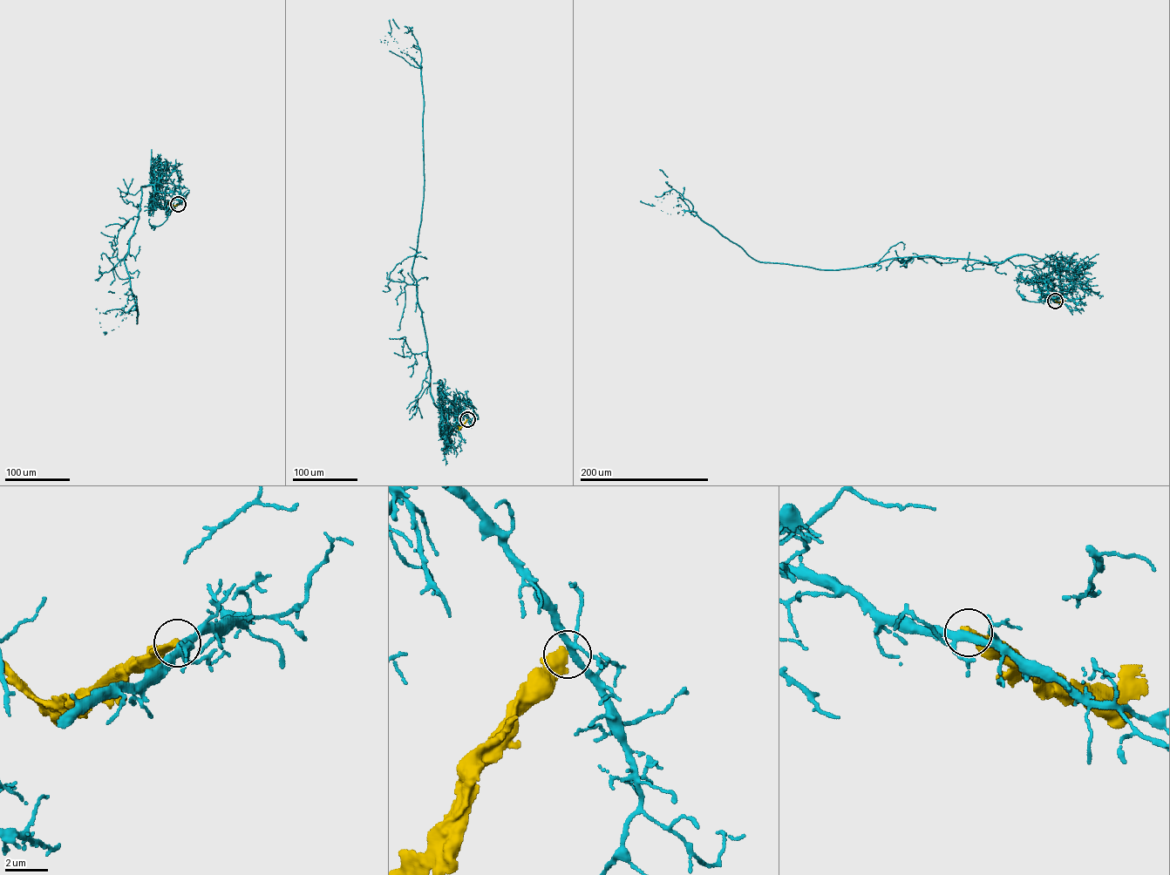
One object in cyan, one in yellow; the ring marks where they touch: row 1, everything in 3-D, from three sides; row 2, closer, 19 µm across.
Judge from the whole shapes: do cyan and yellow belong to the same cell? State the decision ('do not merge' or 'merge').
do not merge

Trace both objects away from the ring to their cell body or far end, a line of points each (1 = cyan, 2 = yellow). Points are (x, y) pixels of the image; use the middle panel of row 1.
1: (467, 419), (444, 397), (439, 409), (430, 394), (411, 273), (424, 185), (421, 68), (398, 48), (389, 19)
2: (467, 419), (459, 428), (457, 425)

